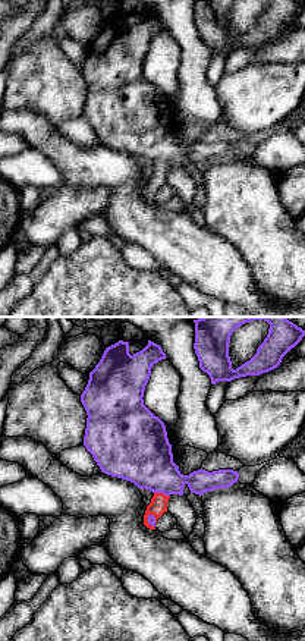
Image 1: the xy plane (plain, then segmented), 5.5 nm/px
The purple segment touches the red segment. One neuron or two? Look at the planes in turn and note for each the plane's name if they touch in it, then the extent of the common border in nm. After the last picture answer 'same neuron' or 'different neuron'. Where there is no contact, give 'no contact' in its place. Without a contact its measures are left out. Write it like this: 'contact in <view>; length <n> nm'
contact in xy; length 90 nm

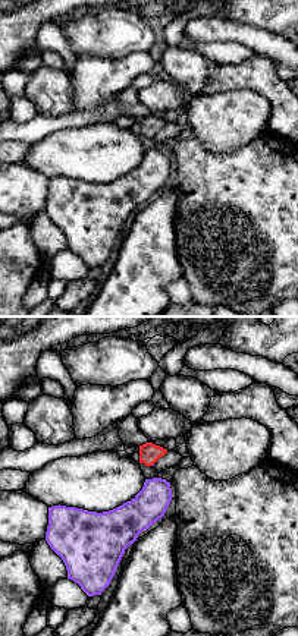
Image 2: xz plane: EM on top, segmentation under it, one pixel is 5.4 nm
no contact

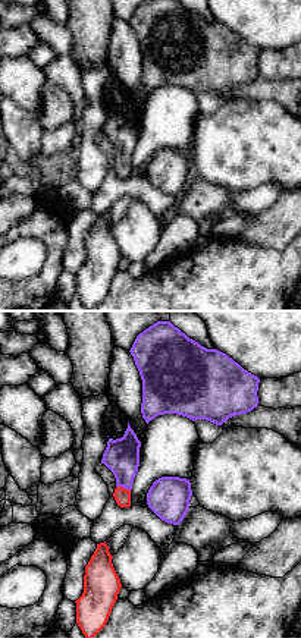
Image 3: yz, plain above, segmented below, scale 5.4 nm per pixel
contact in yz; length 80 nm

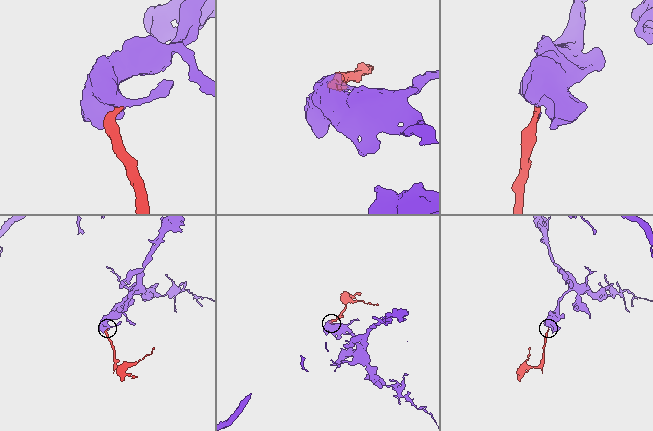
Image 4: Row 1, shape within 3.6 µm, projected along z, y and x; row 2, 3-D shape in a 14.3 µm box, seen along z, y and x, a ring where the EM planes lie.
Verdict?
same neuron

